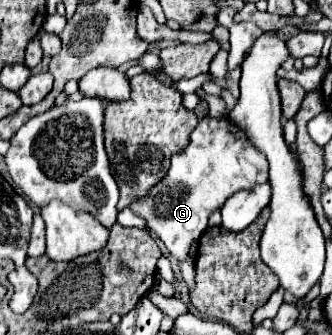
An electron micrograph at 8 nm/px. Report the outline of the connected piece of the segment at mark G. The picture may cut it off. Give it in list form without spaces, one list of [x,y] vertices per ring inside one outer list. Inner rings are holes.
[[[200,119],[192,131],[186,151],[172,157],[168,175],[152,189],[146,201],[130,205],[148,223],[166,249],[176,259],[186,259],[190,245],[208,229],[208,217],[220,209],[228,197],[236,191],[252,189],[258,183],[268,181],[268,161],[230,119]]]

